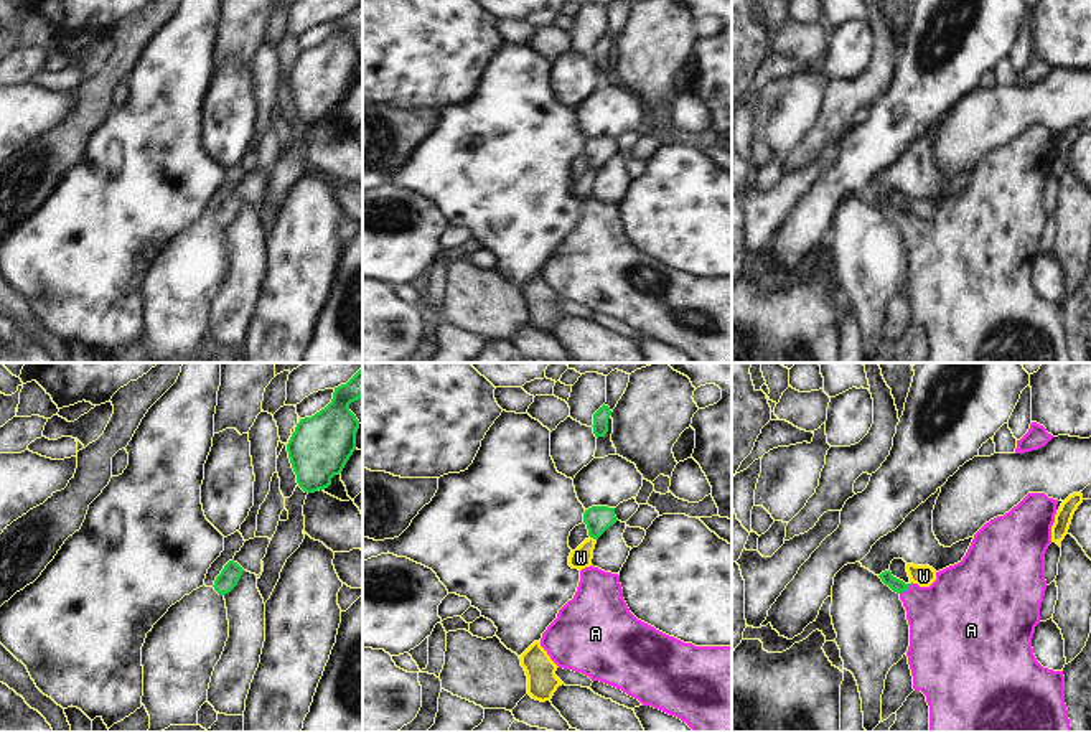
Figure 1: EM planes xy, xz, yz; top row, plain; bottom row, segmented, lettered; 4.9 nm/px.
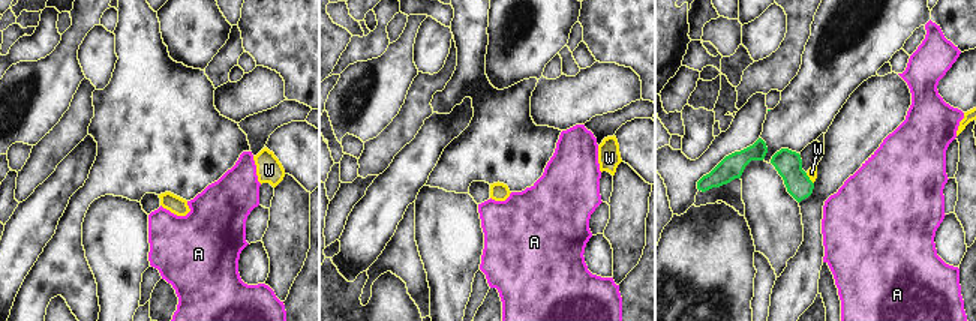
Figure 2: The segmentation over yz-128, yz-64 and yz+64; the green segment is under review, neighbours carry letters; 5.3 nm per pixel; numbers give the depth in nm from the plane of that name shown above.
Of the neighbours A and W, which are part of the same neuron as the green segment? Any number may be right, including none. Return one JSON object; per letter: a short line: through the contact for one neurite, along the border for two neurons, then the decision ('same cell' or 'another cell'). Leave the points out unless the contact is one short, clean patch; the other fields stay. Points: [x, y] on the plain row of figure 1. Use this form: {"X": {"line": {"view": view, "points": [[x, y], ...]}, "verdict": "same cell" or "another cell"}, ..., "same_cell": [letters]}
{"A": {"line": {"view": "yz", "points": [[895, 215], [905, 220], [931, 243], [946, 249]]}, "verdict": "same cell"}, "W": {"line": {"view": "xz", "points": [[590, 167], [595, 170]]}, "verdict": "another cell"}, "same_cell": ["A"]}

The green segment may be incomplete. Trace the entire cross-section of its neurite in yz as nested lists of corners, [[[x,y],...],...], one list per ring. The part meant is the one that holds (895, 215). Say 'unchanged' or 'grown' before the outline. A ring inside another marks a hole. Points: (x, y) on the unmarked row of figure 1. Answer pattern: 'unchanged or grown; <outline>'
grown; [[[1028,124],[1004,147],[986,153],[961,193],[936,203],[929,218],[905,214],[890,201],[878,208],[900,226],[910,256],[906,282],[913,320],[926,326],[929,363],[1071,363],[1065,335],[1063,302],[1043,298],[1032,279],[1040,237],[1047,221],[1045,183],[1051,175],[1058,130]]]

